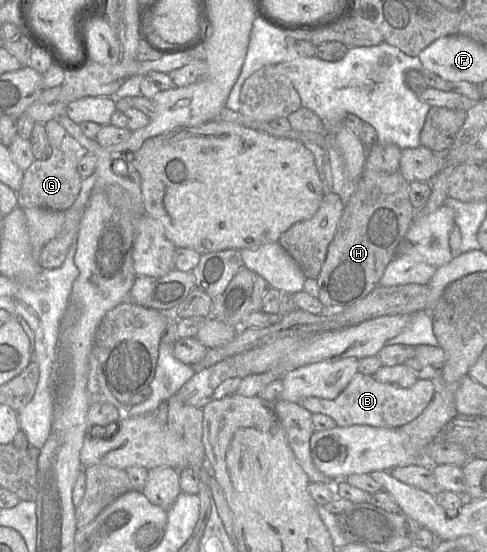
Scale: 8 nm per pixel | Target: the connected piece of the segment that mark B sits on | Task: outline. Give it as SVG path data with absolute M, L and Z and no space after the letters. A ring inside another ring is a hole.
M357 372L347 387L334 399L307 397L299 402L311 413L331 417L339 427L370 425L379 428L400 428L417 418L428 406L435 394L432 379L419 379L408 388L382 383L373 375Z

